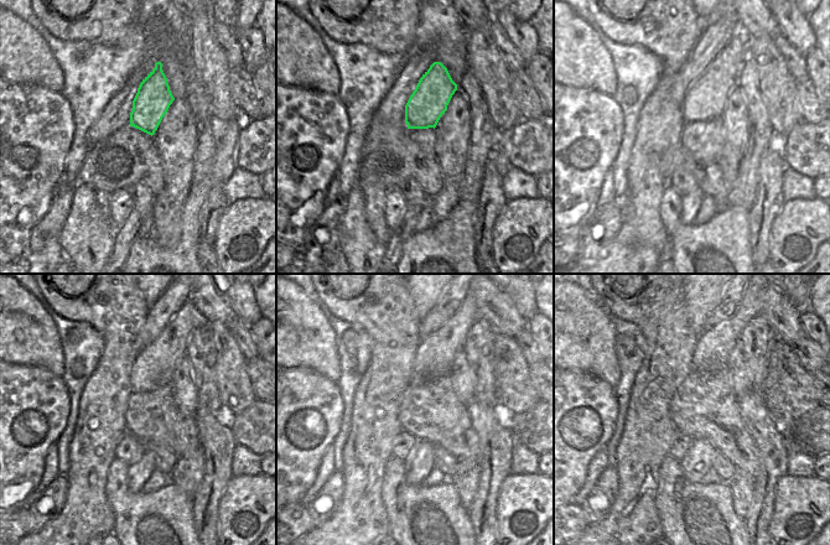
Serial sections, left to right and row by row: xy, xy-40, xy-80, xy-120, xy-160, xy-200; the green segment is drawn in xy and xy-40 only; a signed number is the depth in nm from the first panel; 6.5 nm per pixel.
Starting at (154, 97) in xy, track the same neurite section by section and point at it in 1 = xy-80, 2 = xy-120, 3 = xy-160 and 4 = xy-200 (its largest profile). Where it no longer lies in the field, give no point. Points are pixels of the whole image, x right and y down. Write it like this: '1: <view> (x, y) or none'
1: xy-80 (706, 99)
2: xy-120 (152, 367)
3: xy-160 (435, 354)
4: xy-200 (714, 346)

